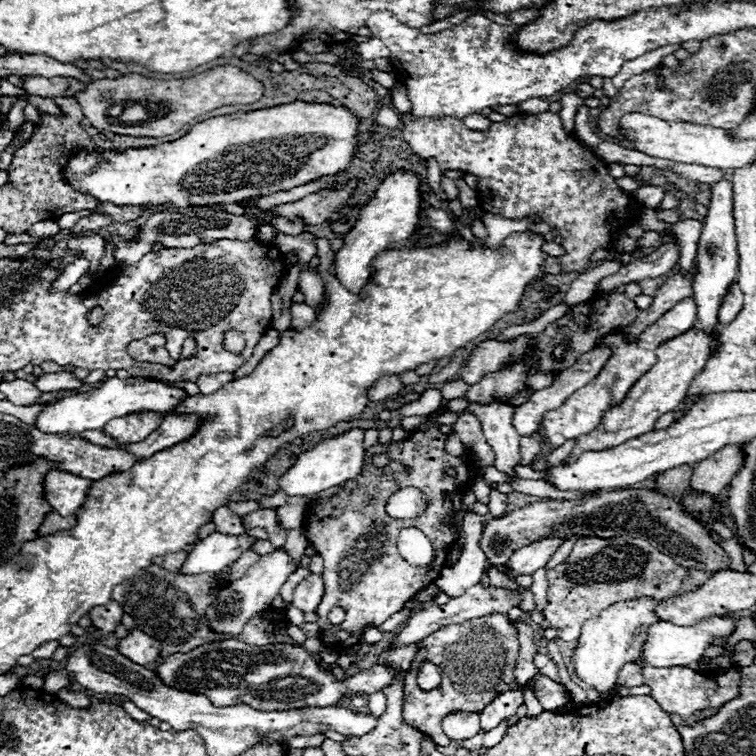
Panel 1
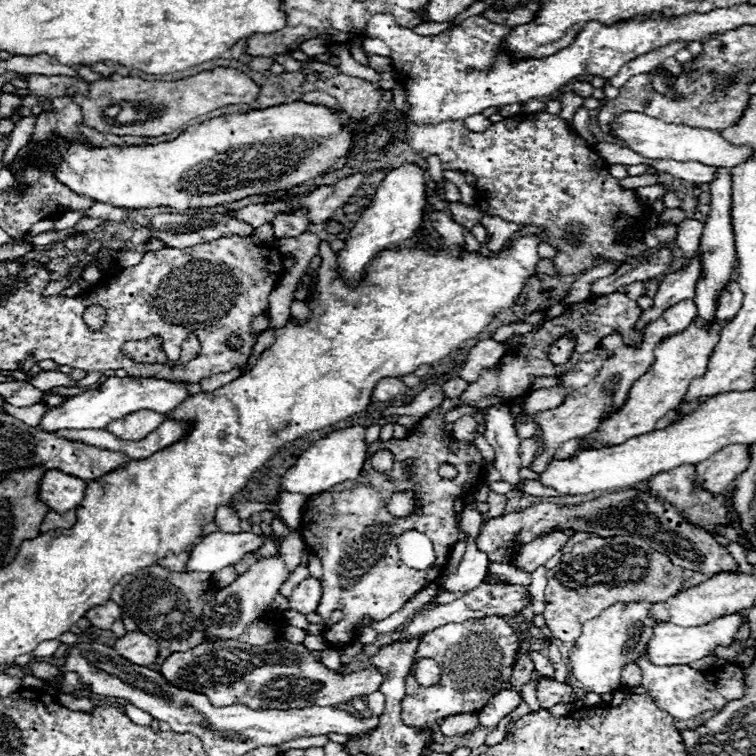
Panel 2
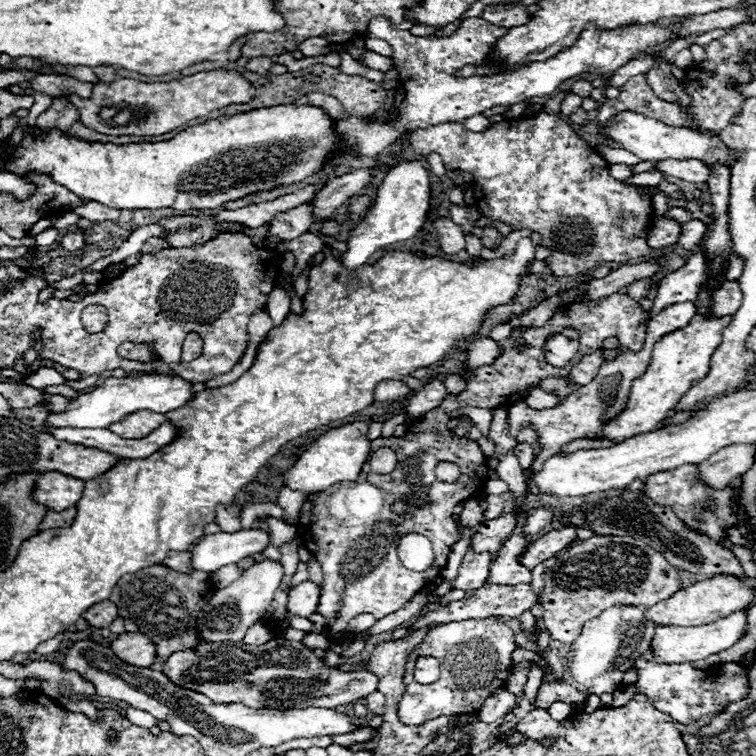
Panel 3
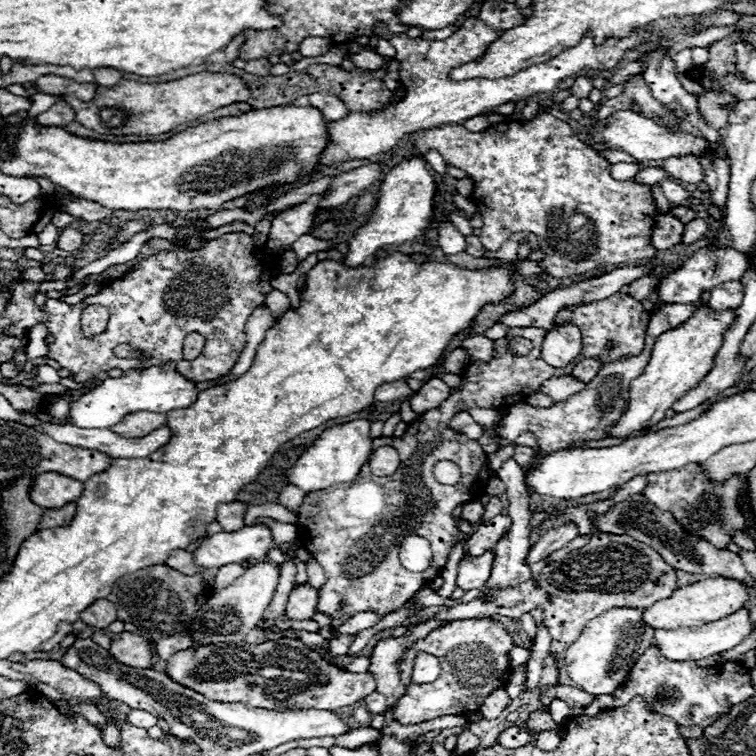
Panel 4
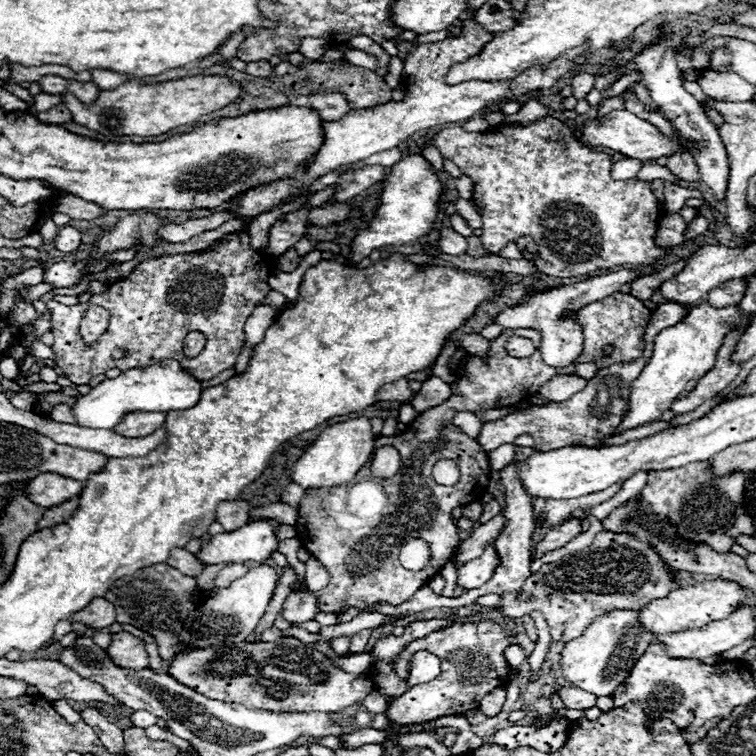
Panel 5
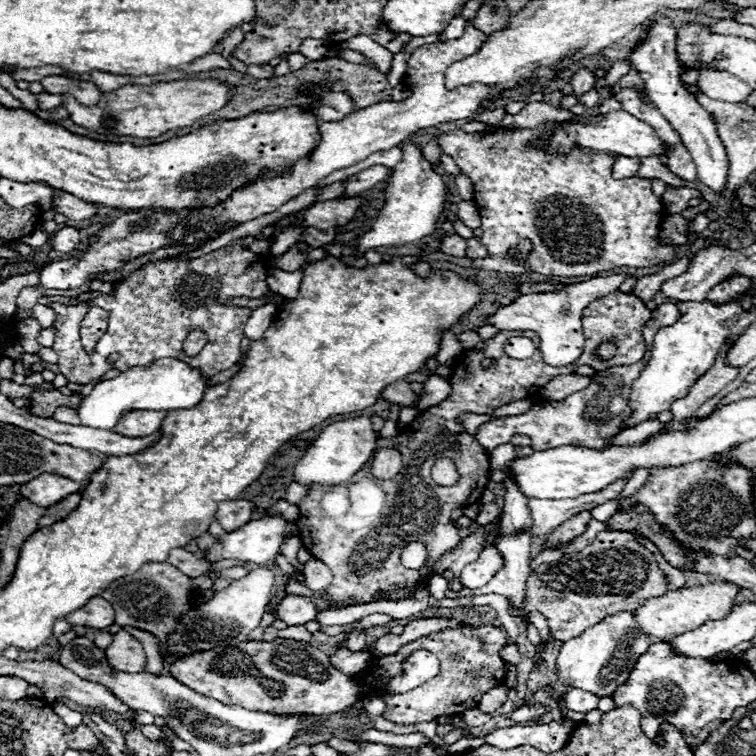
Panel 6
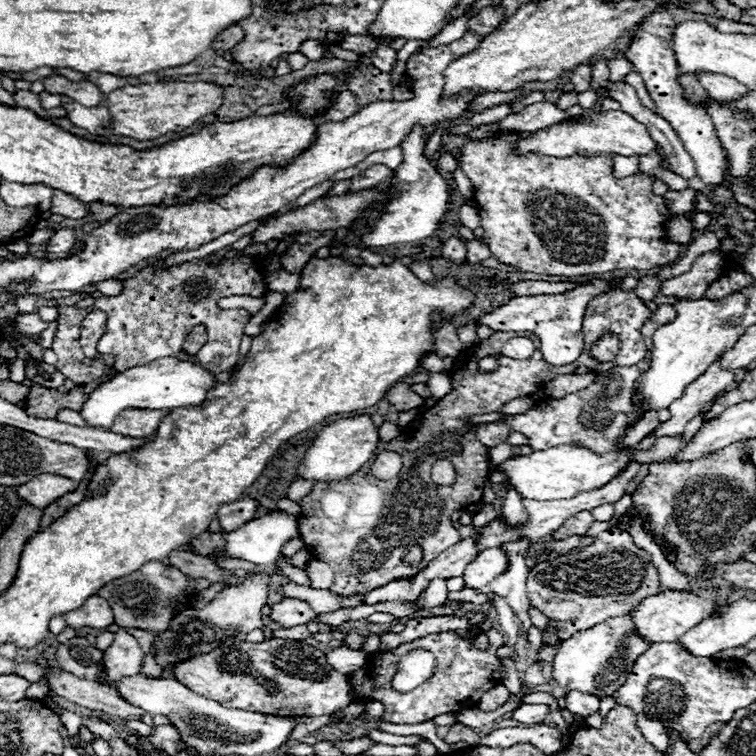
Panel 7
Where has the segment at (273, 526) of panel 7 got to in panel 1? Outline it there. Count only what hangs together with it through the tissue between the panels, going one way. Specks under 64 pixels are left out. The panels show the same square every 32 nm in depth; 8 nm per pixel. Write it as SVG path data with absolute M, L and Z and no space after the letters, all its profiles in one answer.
M214 532L194 546L194 550L188 554L188 560L184 562L182 574L220 572L222 568L236 562L246 550L252 550L254 542L256 538L250 534L224 536Z

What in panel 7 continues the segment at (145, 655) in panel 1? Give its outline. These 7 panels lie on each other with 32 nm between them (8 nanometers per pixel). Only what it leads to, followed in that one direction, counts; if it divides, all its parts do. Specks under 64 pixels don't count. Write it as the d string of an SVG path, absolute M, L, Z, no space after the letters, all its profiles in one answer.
M120 628L116 632L116 638L112 642L112 646L108 650L104 650L104 658L102 658L102 672L100 672L100 682L104 684L104 680L108 678L110 682L118 682L124 676L134 676L140 672L142 660L144 660L144 652L140 648L140 644L136 642L134 636L130 636L124 628Z

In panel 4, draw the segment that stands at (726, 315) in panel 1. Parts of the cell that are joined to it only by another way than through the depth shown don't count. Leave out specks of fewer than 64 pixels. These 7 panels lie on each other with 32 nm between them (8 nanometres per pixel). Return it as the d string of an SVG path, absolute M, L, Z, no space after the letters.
M732 280L726 284L720 284L720 288L712 288L708 304L714 310L726 310L726 308L738 308L742 302L744 290L740 280Z

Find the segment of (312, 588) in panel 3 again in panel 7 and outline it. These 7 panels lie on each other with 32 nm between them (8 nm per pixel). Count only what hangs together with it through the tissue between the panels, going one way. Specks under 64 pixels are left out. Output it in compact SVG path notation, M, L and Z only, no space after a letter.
M280 600L278 604L272 606L270 612L270 620L278 622L282 628L294 628L300 624L306 624L310 620L314 620L314 612L312 608L308 608L308 604L304 604L302 600Z

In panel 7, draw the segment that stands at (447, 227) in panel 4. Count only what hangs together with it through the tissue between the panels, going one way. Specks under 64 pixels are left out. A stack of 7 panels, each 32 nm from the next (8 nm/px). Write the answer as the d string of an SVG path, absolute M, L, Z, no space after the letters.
M450 238L448 242L442 244L442 256L446 262L462 266L462 262L466 260L466 244L460 242L458 238Z

